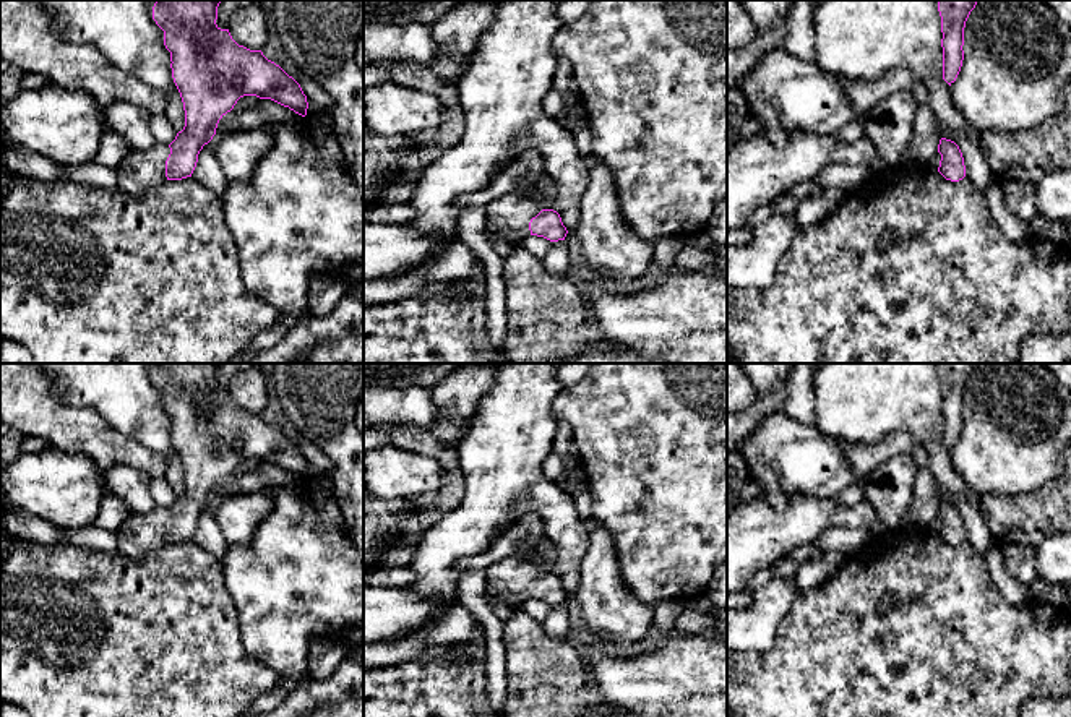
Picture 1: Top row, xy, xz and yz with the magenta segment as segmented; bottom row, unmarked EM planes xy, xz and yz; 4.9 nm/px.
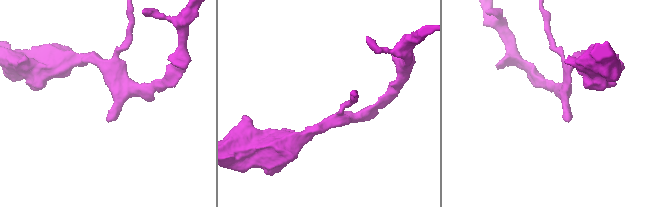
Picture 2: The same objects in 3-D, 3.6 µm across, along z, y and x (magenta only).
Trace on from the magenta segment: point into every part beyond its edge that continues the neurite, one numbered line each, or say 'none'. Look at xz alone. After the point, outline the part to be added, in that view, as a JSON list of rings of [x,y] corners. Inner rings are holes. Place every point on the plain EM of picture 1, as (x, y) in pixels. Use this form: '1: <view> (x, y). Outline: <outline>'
1: xz (508, 581). Outline: [[[510,556],[490,565],[487,569],[487,595],[497,602],[513,607],[531,599],[529,586],[542,571],[524,556]]]

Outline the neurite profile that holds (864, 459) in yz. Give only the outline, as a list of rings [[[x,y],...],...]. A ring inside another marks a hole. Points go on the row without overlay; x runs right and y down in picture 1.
[[[896,430],[871,444],[841,443],[852,470],[862,477],[870,475],[886,461],[899,454],[912,454],[914,446],[915,441],[905,430]]]

